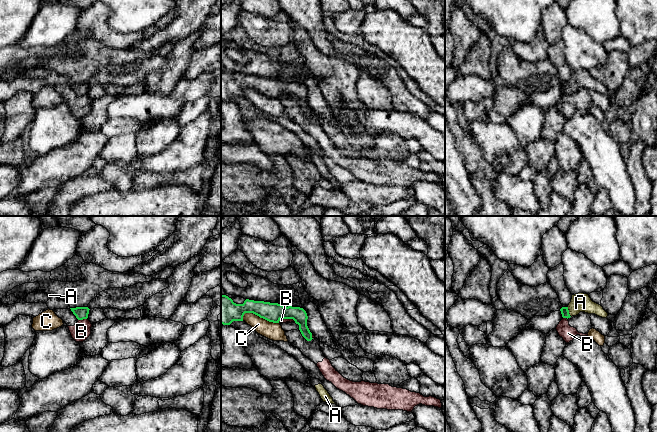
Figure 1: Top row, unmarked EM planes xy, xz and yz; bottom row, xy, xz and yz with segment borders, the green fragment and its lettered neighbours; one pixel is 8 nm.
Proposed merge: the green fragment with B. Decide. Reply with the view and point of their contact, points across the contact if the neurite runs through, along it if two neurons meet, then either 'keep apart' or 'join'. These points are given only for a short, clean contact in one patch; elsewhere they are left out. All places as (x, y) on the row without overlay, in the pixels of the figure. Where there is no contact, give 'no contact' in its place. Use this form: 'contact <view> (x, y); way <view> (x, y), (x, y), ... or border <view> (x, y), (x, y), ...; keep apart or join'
contact xy (82, 95); border xy (86, 94), (78, 96); keep apart

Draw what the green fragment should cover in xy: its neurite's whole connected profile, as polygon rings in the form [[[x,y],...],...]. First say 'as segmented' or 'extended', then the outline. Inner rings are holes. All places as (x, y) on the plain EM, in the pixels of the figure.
as segmented | [[[76,83],[70,85],[78,96],[83,96],[88,94],[89,86],[90,86],[88,83]]]

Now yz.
extended | [[[578,69],[572,71],[571,78],[567,83],[560,85],[563,94],[570,94],[578,91],[580,88],[595,90],[602,94],[607,94],[608,89],[603,83],[591,76],[588,70]]]

